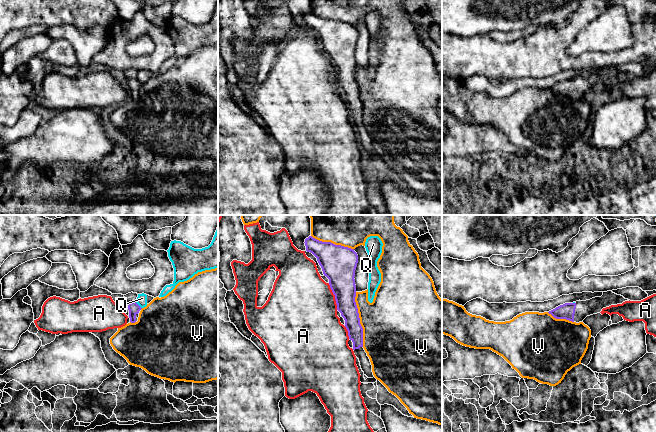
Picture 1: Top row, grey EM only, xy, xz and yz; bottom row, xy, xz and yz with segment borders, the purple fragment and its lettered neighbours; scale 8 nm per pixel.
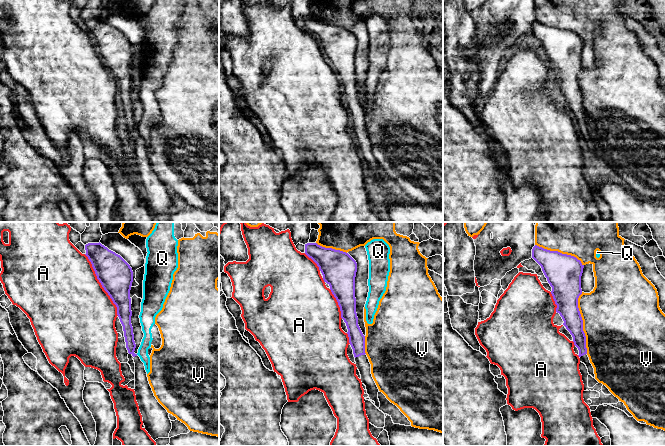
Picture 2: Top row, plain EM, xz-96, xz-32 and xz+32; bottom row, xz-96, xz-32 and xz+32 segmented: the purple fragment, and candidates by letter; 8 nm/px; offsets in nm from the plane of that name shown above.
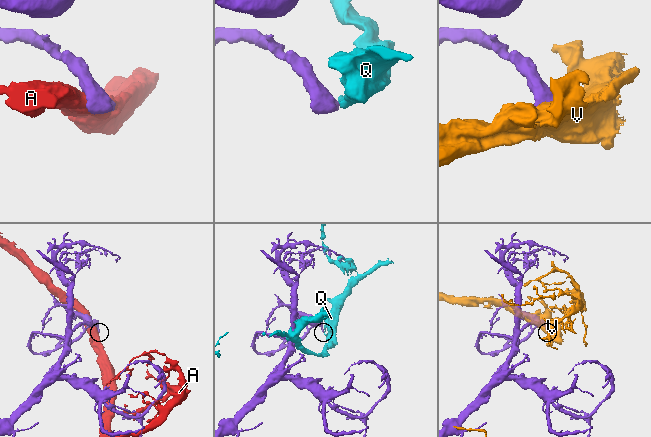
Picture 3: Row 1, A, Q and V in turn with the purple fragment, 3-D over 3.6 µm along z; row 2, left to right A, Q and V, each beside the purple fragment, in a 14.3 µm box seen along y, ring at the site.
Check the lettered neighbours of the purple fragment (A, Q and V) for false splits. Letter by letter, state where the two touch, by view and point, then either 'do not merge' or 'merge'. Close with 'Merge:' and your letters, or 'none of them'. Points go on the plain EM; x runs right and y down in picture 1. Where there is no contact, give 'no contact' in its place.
A: meets purple in xz at (335, 72); do not merge
Q: meets purple in xy at (138, 81); do not merge
V: meets purple in xz at (359, 95); do not merge
Merge: none of them

